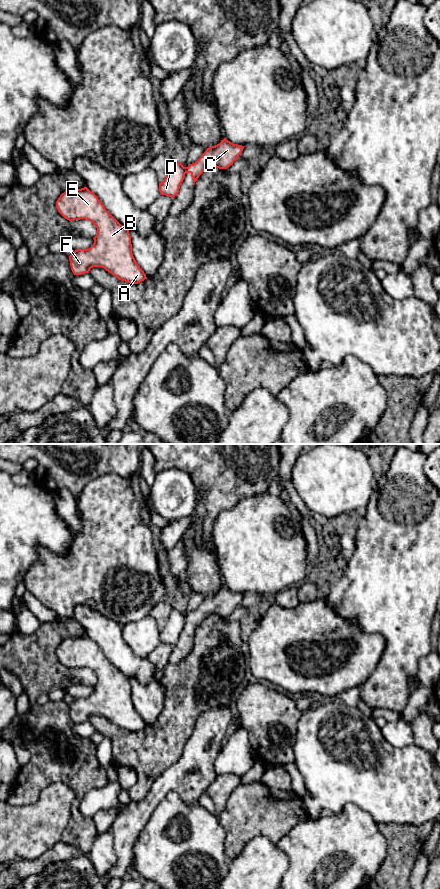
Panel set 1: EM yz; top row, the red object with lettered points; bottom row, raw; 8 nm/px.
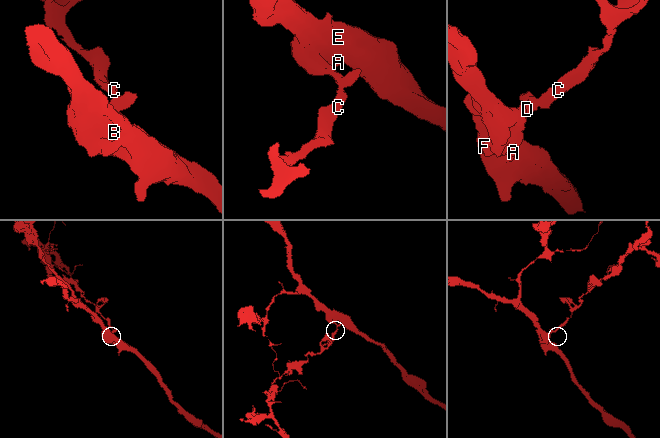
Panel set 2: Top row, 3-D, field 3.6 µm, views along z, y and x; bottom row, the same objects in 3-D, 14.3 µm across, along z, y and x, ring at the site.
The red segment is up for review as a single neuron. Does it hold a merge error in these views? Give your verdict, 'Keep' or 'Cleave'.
Cleave

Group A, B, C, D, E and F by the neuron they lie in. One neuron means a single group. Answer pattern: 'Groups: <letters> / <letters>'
Groups: A B D E F / C

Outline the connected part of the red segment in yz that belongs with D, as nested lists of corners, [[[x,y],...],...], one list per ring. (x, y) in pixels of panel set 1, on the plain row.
[[[173,609],[163,630],[159,631],[161,643],[174,646],[178,641],[186,622],[186,615],[182,611]]]

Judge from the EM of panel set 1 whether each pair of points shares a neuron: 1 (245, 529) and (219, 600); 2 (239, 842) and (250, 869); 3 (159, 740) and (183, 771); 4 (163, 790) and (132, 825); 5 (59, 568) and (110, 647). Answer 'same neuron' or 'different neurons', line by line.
1: different neurons
2: different neurons
3: different neurons
4: same neuron
5: different neurons

